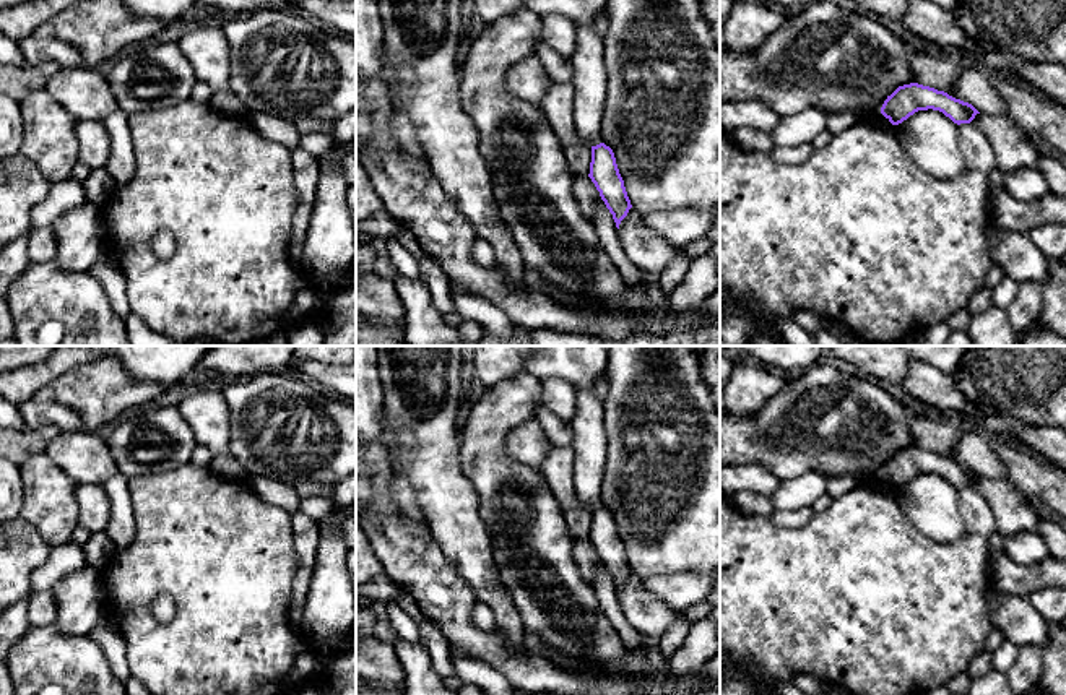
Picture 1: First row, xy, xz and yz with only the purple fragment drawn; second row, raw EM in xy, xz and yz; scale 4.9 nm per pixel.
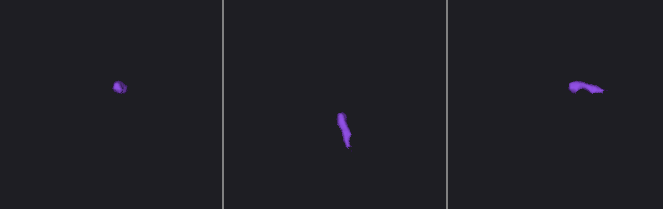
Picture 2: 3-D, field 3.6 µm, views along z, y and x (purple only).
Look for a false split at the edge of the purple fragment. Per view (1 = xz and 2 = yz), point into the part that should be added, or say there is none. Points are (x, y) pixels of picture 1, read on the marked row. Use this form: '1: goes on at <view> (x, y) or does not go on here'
1: does not go on here
2: does not go on here

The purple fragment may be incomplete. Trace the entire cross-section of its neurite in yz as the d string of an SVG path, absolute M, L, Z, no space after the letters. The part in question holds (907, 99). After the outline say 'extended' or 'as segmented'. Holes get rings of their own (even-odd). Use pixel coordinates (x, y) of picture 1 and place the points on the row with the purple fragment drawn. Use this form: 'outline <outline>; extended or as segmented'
outline M910 83L899 86L881 107L881 114L899 125L918 110L939 110L954 123L970 123L980 114L972 104L930 86Z; as segmented

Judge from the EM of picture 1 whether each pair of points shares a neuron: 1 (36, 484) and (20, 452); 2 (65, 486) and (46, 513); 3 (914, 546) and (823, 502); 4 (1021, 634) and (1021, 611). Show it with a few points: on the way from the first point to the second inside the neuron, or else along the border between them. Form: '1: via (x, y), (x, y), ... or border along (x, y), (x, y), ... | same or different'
1: border along (43, 452), (30, 457), (20, 466) | different
2: via (59, 492), (49, 502), (49, 507) | same
3: border along (832, 499), (824, 509), (813, 513) | different
4: via (1021, 629), (1021, 616) | same

